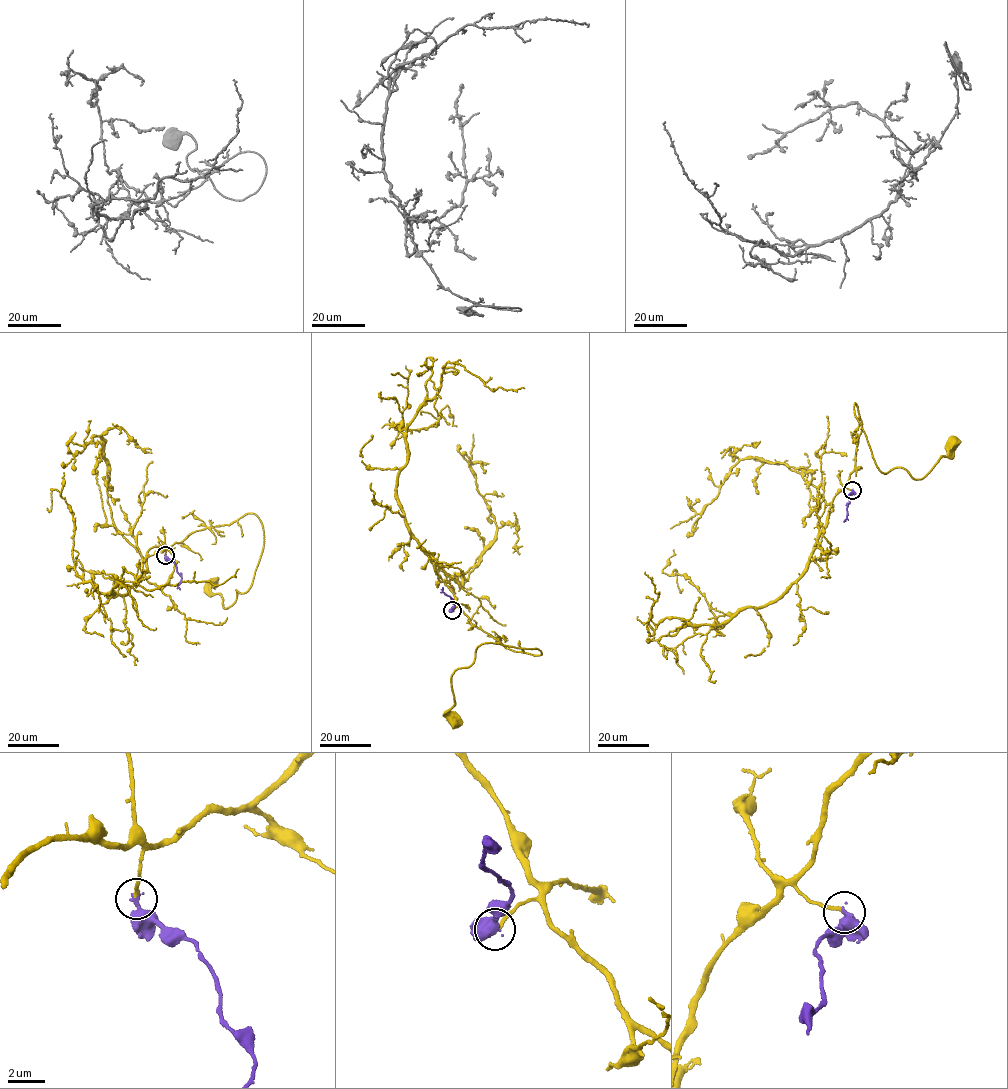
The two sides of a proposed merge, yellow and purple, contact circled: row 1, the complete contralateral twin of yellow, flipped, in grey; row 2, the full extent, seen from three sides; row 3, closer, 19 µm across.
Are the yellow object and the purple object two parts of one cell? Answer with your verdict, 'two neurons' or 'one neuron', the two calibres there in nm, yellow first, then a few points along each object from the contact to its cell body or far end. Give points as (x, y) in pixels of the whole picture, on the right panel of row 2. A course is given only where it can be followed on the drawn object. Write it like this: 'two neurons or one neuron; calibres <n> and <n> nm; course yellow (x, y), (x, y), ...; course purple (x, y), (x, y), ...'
one neuron; calibres 190 and 280 nm; course yellow (852, 490), (845, 487), (861, 429), (855, 403), (884, 474), (902, 467), (920, 479), (952, 445); course purple (852, 490), (848, 494), (847, 518), (843, 522)

